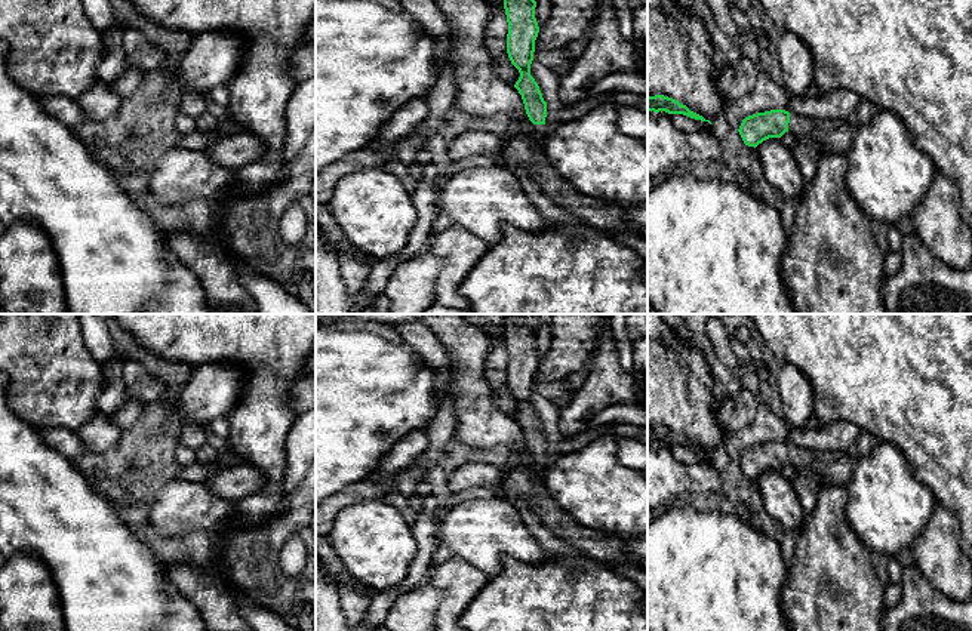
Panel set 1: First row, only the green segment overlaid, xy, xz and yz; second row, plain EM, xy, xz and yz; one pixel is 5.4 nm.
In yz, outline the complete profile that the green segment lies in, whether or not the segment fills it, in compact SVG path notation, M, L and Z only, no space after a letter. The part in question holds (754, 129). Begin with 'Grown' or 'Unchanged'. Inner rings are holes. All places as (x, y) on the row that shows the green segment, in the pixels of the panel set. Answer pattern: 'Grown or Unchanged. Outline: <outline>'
Grown. Outline: M770 110L745 117L738 132L744 144L754 148L769 138L781 138L790 132L796 139L809 136L828 151L845 154L850 150L856 126L846 120L809 118L785 110Z

